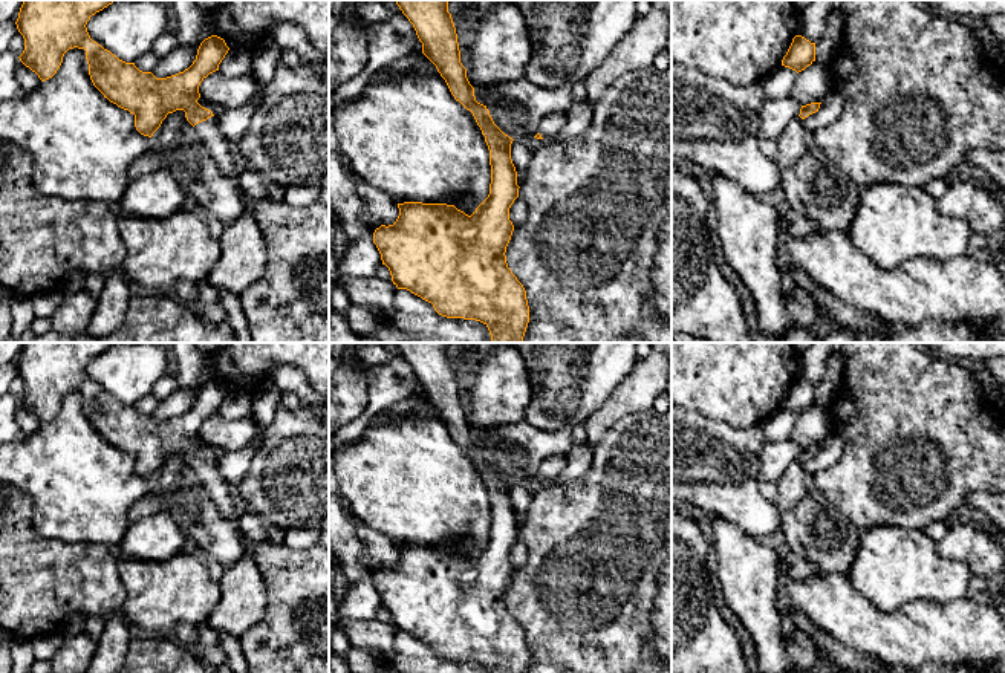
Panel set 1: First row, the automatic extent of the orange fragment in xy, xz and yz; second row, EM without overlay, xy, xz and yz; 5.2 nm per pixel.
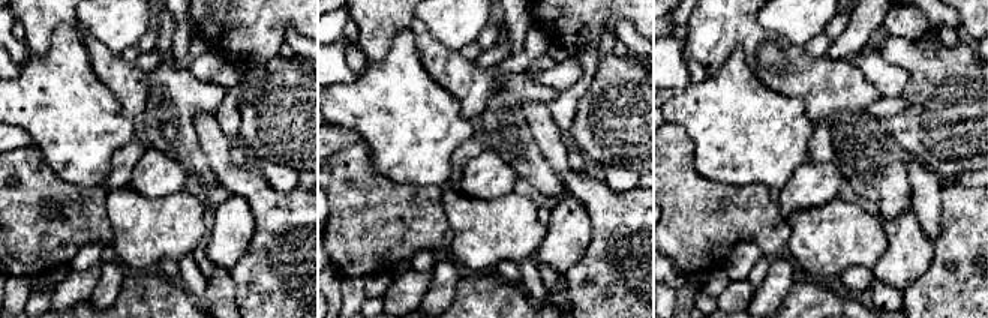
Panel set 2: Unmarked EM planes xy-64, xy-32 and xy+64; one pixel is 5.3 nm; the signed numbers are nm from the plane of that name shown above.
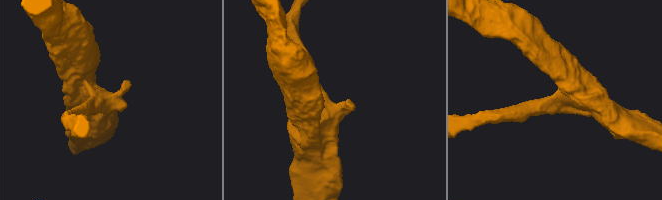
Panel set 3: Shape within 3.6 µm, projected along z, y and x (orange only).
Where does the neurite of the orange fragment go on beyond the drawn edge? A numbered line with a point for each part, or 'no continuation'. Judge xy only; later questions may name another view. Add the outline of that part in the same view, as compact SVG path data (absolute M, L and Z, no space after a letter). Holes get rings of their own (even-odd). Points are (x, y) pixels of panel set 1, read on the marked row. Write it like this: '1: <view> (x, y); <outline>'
1: xy (217, 144); M216 116L194 125L200 141L223 174L239 184L239 171L231 156L231 141L220 132Z

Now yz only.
1: yz (796, 141); M802 118L789 121L776 142L777 165L780 173L792 167L811 148L811 135L805 130Z

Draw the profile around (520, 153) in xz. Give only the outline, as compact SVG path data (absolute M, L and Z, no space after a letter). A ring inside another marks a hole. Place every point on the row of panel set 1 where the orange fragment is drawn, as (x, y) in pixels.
M514 139L511 144L511 159L519 173L519 182L523 184L528 179L528 167L534 158L534 153L529 150L526 141Z

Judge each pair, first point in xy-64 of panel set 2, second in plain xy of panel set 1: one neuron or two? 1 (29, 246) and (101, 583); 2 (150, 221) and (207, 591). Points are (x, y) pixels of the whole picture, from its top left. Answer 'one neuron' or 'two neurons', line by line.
1: one neuron
2: one neuron

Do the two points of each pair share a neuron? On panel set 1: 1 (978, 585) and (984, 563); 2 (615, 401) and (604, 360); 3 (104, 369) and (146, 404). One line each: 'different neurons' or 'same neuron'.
1: different neurons
2: different neurons
3: different neurons

